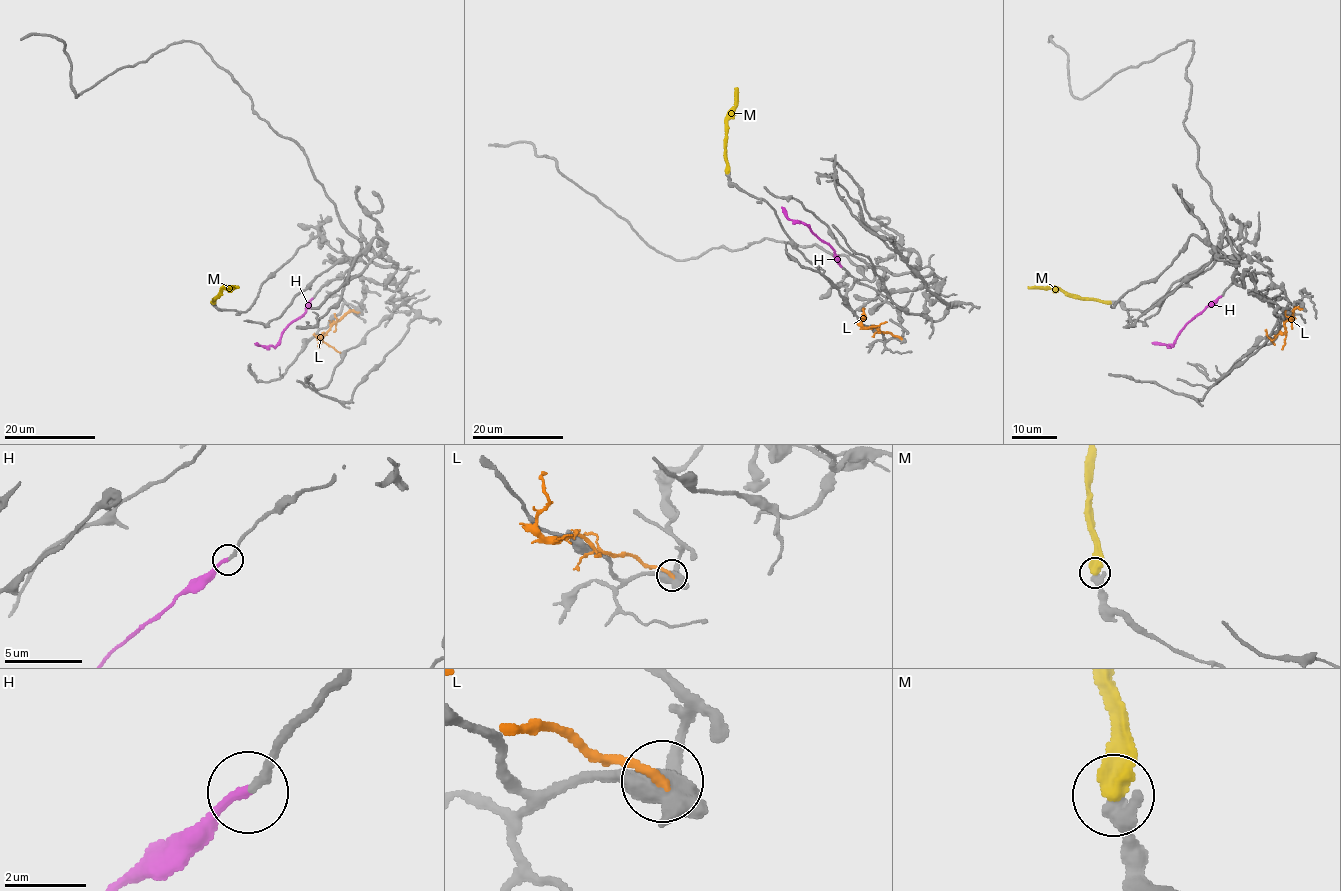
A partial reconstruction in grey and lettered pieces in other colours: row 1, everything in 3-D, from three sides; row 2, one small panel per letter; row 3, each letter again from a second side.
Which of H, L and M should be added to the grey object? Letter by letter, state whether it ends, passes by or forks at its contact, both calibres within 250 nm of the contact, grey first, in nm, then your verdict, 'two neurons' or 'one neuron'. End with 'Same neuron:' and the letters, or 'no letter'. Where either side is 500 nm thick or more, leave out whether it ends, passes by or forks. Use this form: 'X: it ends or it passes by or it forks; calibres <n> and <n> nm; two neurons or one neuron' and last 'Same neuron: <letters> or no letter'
H: it ends; calibres 200 and 200 nm; one neuron
L: it ends; calibres 480 and 220 nm; two neurons
M: calibres 440 and 500 nm; two neurons
Same neuron: H

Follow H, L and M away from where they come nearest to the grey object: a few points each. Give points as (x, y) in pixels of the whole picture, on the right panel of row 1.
H: (1221, 296), (1182, 329), (1171, 345), (1152, 342)
L: (1301, 308), (1293, 309), (1292, 316), (1284, 323), (1284, 332), (1271, 339), (1265, 329)
M: (1110, 302), (1075, 298), (1052, 288), (1028, 288)

